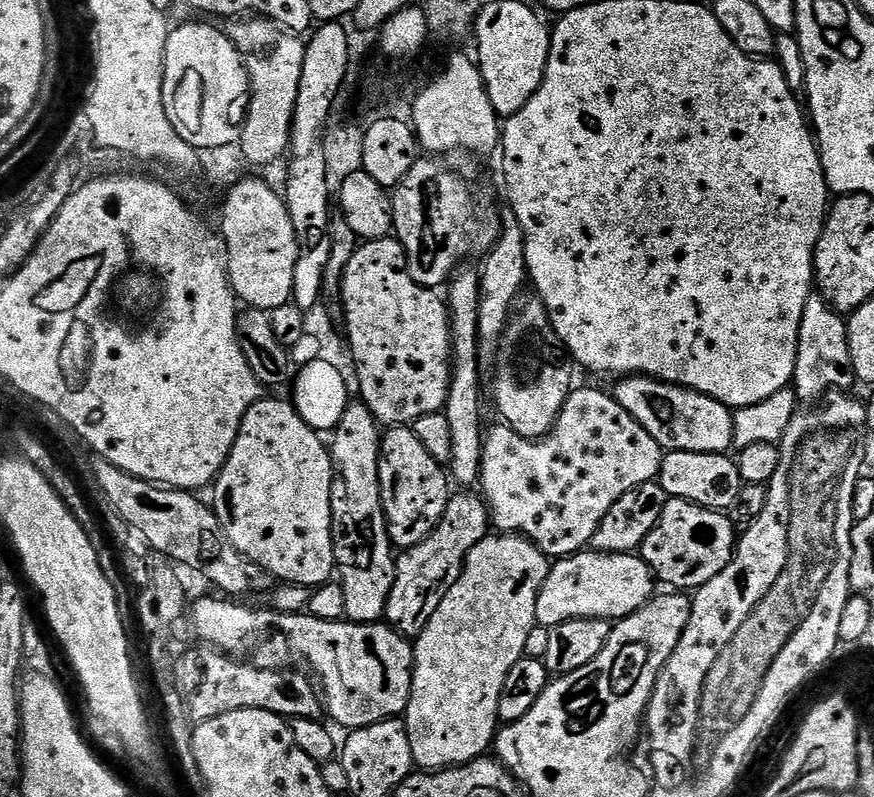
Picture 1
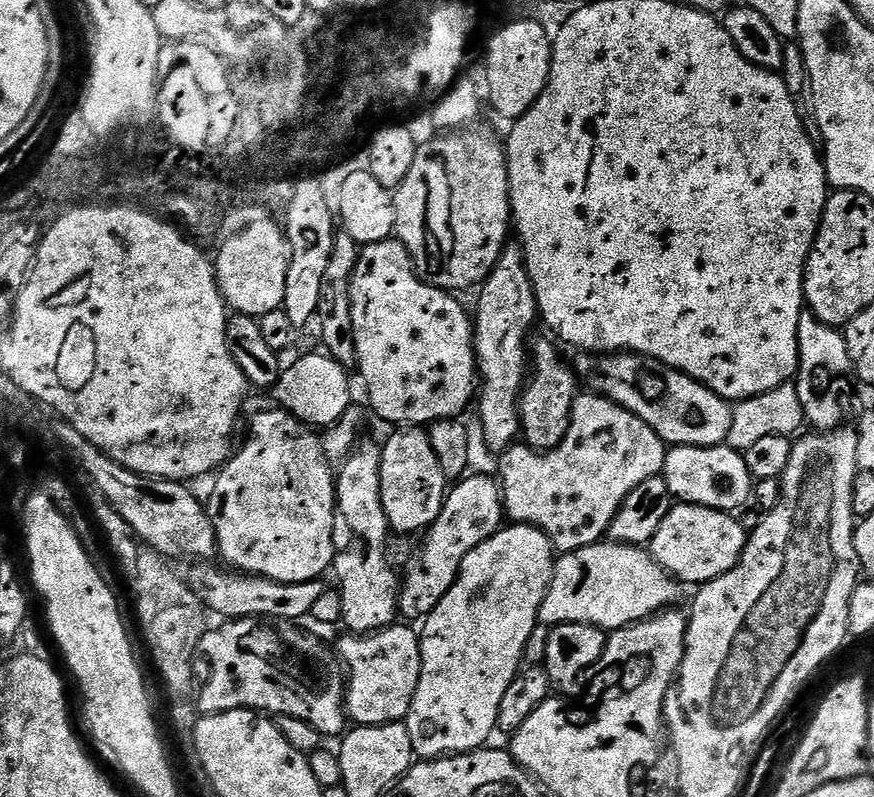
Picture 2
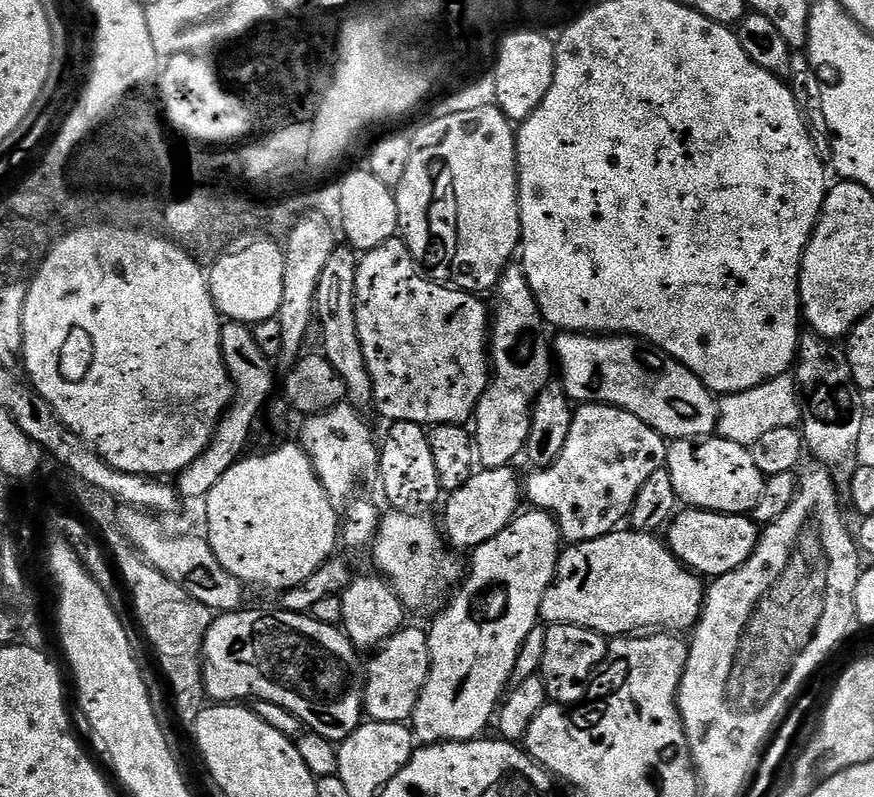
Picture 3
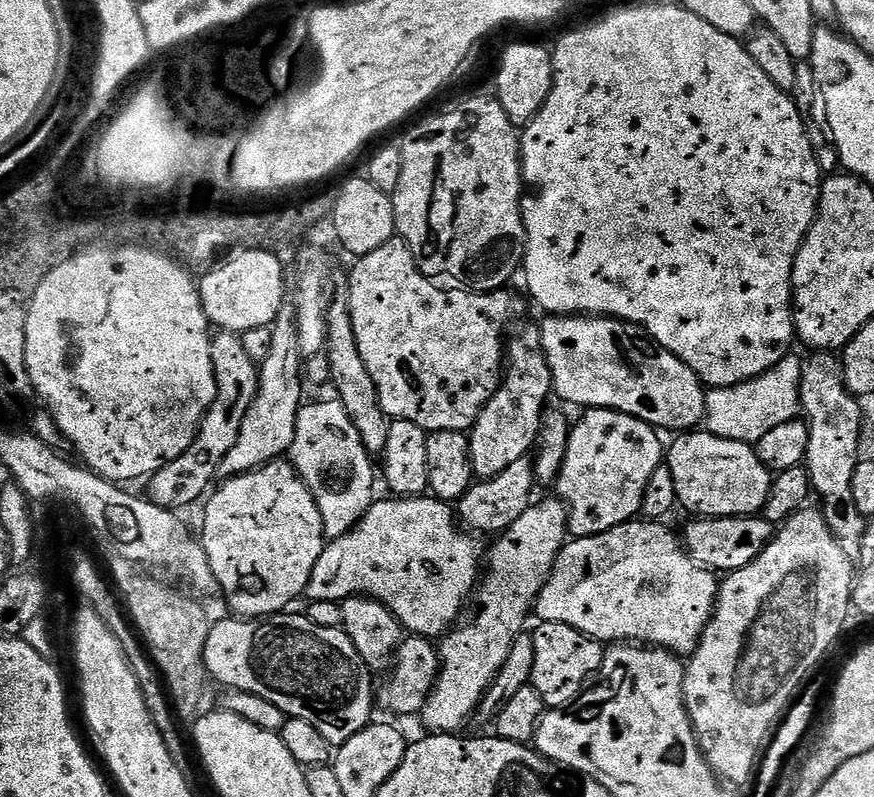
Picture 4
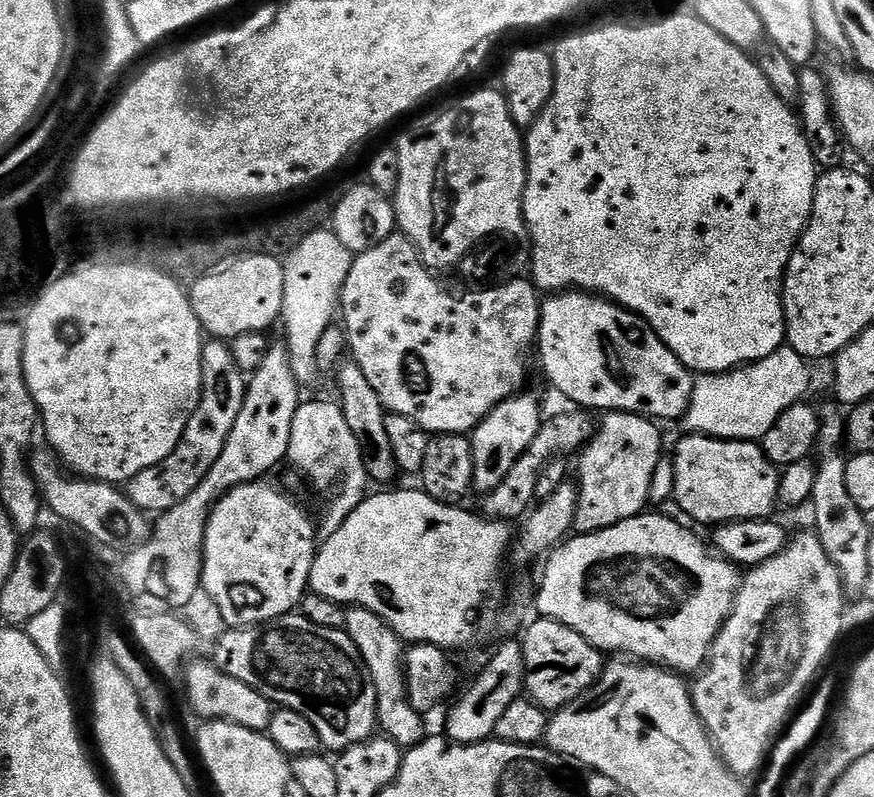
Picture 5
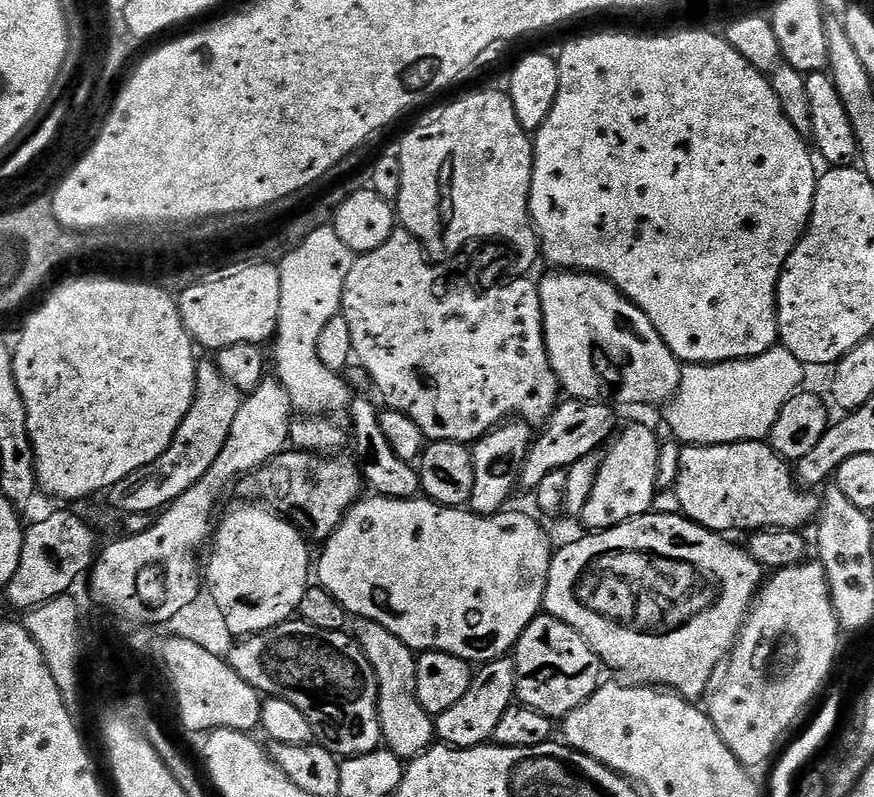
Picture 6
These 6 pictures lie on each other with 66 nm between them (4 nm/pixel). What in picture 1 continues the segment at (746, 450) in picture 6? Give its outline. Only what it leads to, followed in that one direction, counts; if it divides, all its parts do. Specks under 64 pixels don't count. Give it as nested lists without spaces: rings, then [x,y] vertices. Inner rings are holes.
[[[670,452],[660,463],[659,484],[670,498],[689,500],[703,508],[731,510],[740,502],[740,491],[744,479],[740,477],[740,466],[731,455],[719,452]]]

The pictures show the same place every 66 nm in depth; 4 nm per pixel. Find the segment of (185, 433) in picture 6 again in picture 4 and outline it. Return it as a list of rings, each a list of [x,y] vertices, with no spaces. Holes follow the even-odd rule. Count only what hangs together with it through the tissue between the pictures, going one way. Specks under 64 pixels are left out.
[[[217,331],[212,338],[212,361],[216,375],[216,401],[202,418],[190,450],[186,450],[182,458],[162,466],[162,470],[158,470],[147,481],[147,495],[152,503],[160,508],[181,510],[180,508],[186,507],[187,504],[194,503],[200,495],[203,497],[213,487],[212,480],[217,479],[218,466],[222,466],[222,458],[230,454],[234,442],[238,442],[242,422],[256,397],[260,385],[258,364],[250,358],[250,354],[246,354],[241,333]]]

